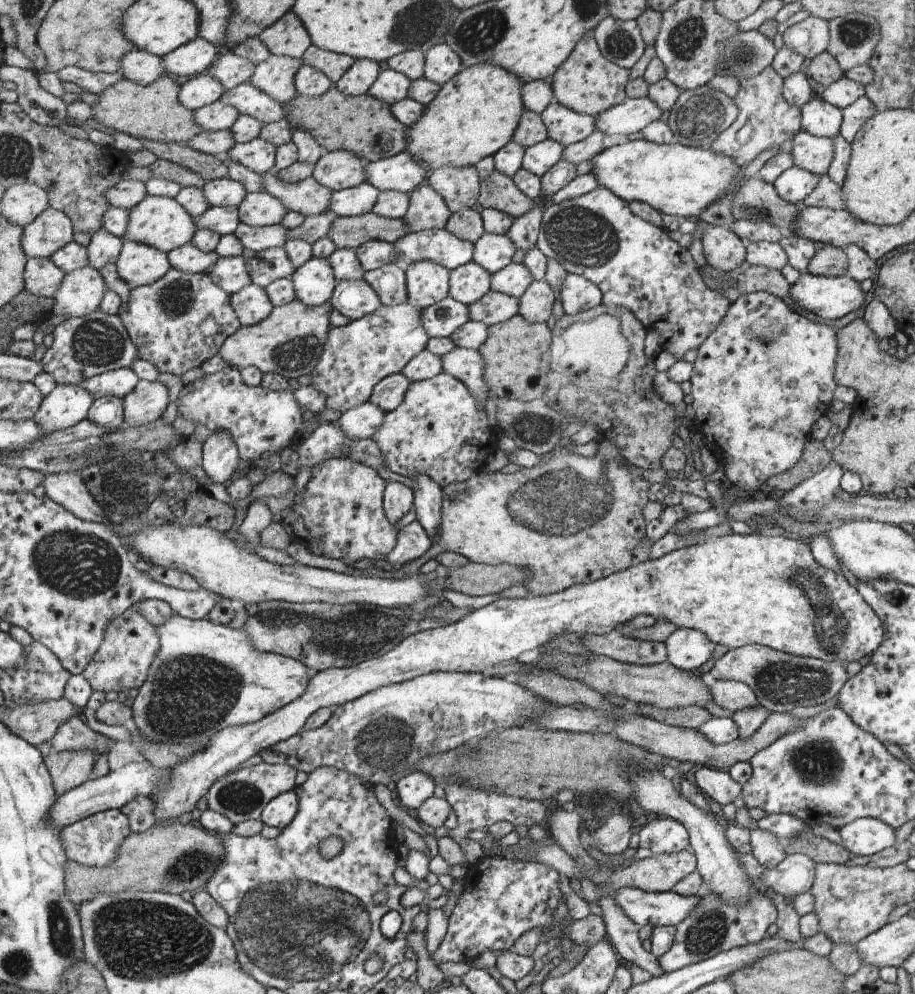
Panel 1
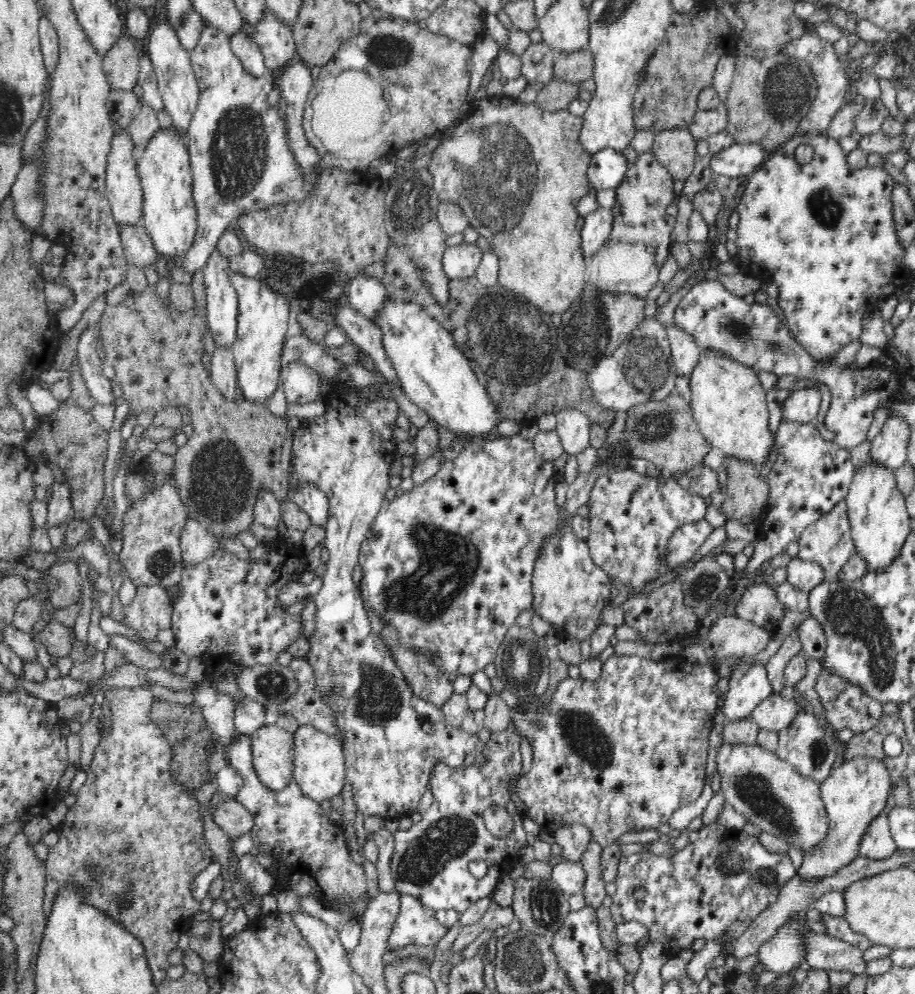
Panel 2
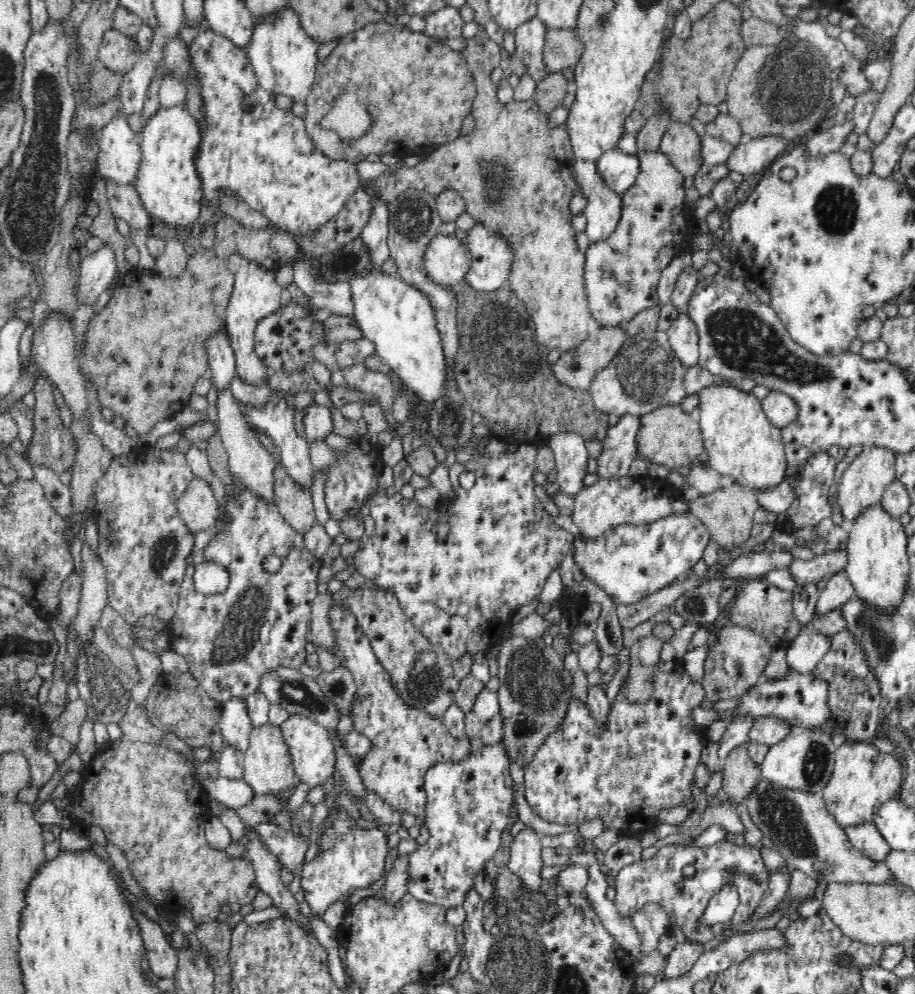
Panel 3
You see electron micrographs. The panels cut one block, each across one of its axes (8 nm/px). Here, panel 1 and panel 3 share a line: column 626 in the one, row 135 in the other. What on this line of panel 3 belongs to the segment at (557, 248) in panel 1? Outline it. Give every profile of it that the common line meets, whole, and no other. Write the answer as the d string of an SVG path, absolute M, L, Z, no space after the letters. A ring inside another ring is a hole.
M207 25L206 30L200 32L200 34L196 34L196 38L188 44L188 53L190 54L191 65L196 69L198 90L201 93L202 106L205 107L205 114L203 115L205 120L200 125L201 146L198 148L193 164L196 165L197 176L200 177L202 202L211 206L214 216L222 215L222 200L228 194L236 196L239 200L243 200L250 209L264 214L264 217L272 222L272 225L276 226L277 230L292 231L295 234L312 232L314 228L328 223L329 220L332 220L334 216L338 215L345 204L345 200L348 199L349 195L353 194L353 191L356 190L360 182L360 176L358 175L358 171L356 171L357 164L354 164L354 162L345 162L344 160L331 160L328 156L320 153L314 147L309 134L306 132L303 117L298 118L298 116L294 116L290 110L280 110L276 105L275 96L262 89L262 86L259 84L252 63L249 61L245 51L236 48L236 45L232 44L232 41L228 40L225 36L214 32Z

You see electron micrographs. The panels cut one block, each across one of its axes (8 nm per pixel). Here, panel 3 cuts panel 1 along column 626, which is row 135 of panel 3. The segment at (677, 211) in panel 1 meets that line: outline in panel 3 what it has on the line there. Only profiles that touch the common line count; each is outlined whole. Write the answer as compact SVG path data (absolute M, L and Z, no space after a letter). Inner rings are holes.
M178 105L172 108L160 108L142 129L140 139L141 160L134 181L134 189L138 193L141 200L141 207L145 213L156 221L156 224L168 225L172 229L188 229L197 225L197 219L200 214L202 198L201 198L201 182L197 176L194 158L201 146L201 126L196 118L186 110L185 105Z

